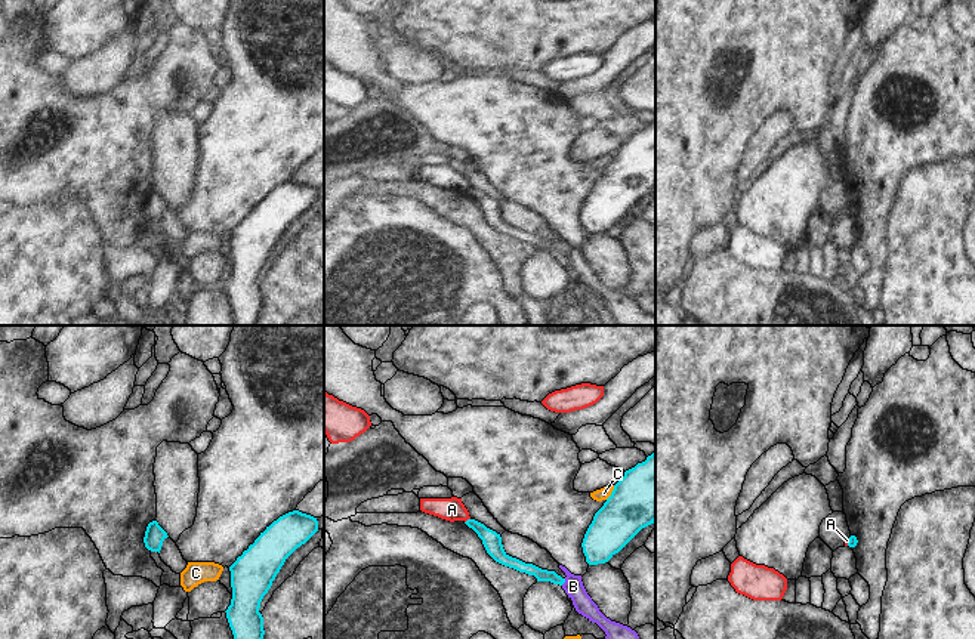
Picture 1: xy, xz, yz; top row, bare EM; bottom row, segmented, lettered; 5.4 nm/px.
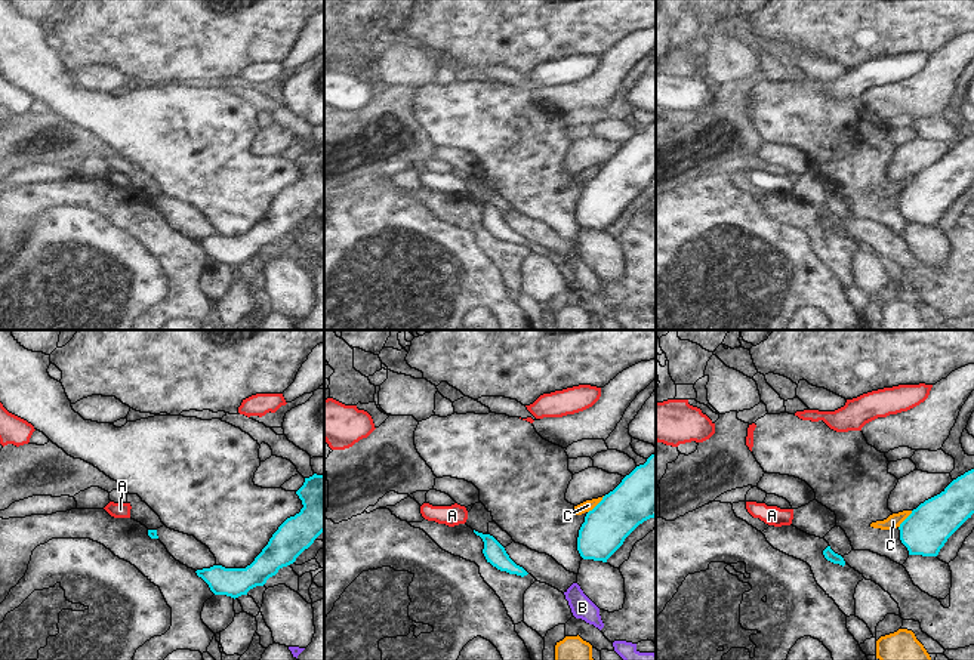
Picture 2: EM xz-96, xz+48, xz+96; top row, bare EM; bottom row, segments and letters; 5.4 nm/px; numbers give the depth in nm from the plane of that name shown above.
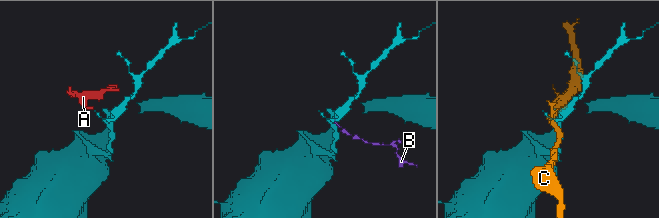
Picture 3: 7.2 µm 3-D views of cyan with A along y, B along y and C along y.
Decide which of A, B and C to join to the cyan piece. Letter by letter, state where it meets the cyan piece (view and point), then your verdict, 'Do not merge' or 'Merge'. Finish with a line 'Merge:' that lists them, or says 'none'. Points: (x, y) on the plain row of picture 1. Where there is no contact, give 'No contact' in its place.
A: Touches cyan at xz (466, 190). Do not merge
B: Touches cyan at xz (564, 250). Do not merge
C: Touches cyan at xz (611, 161). Do not merge
Merge: none

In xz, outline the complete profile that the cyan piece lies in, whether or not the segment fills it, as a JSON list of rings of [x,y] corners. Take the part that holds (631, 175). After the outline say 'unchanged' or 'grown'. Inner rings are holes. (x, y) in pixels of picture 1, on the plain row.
[[[655,120],[624,141],[595,182],[581,216],[589,234],[608,231],[642,197],[655,191]]]; unchanged

